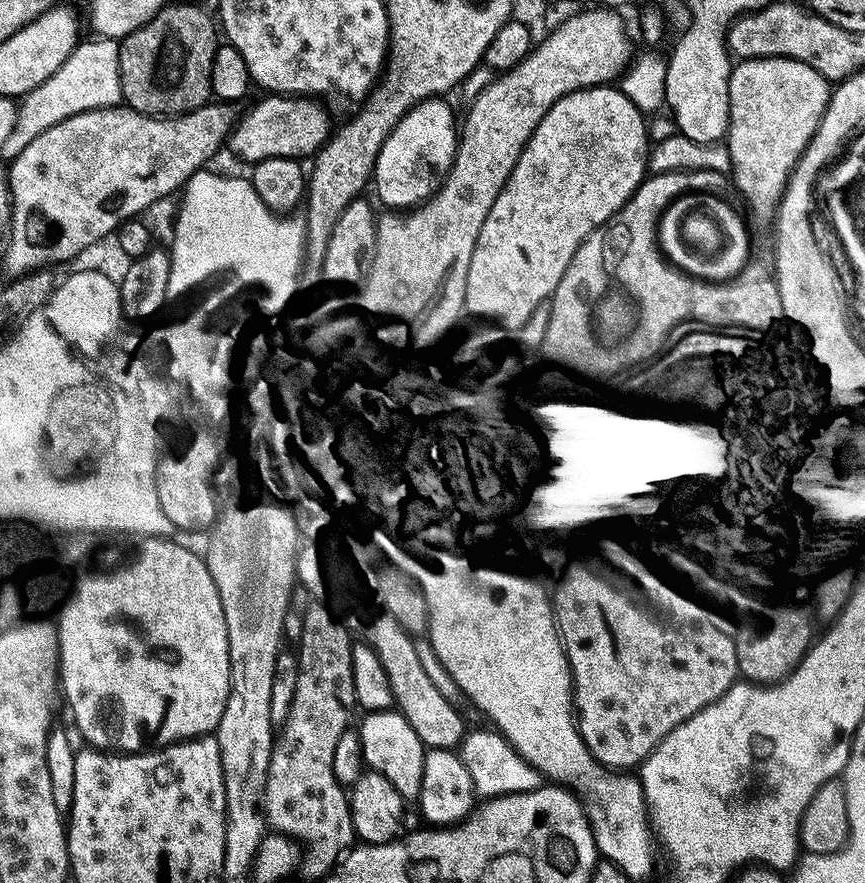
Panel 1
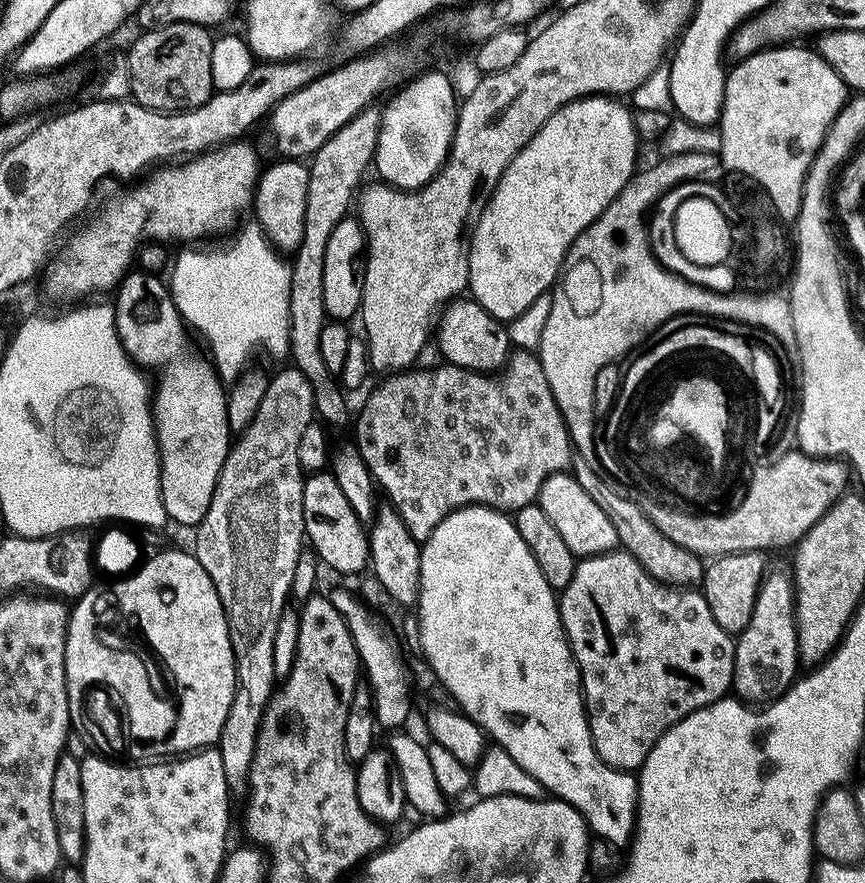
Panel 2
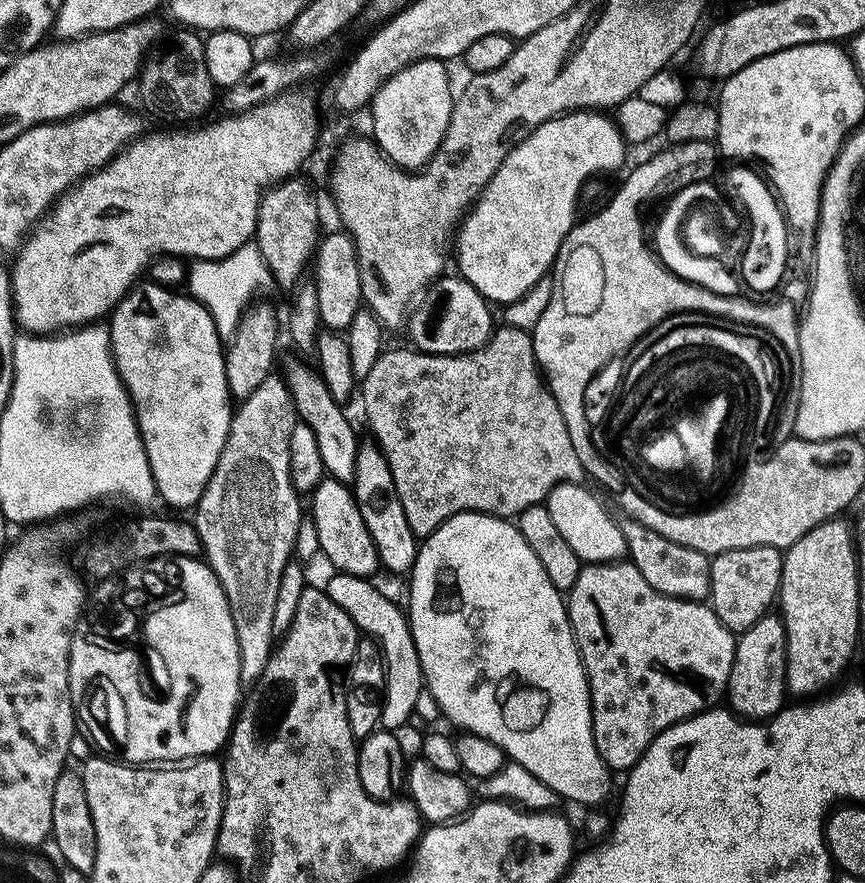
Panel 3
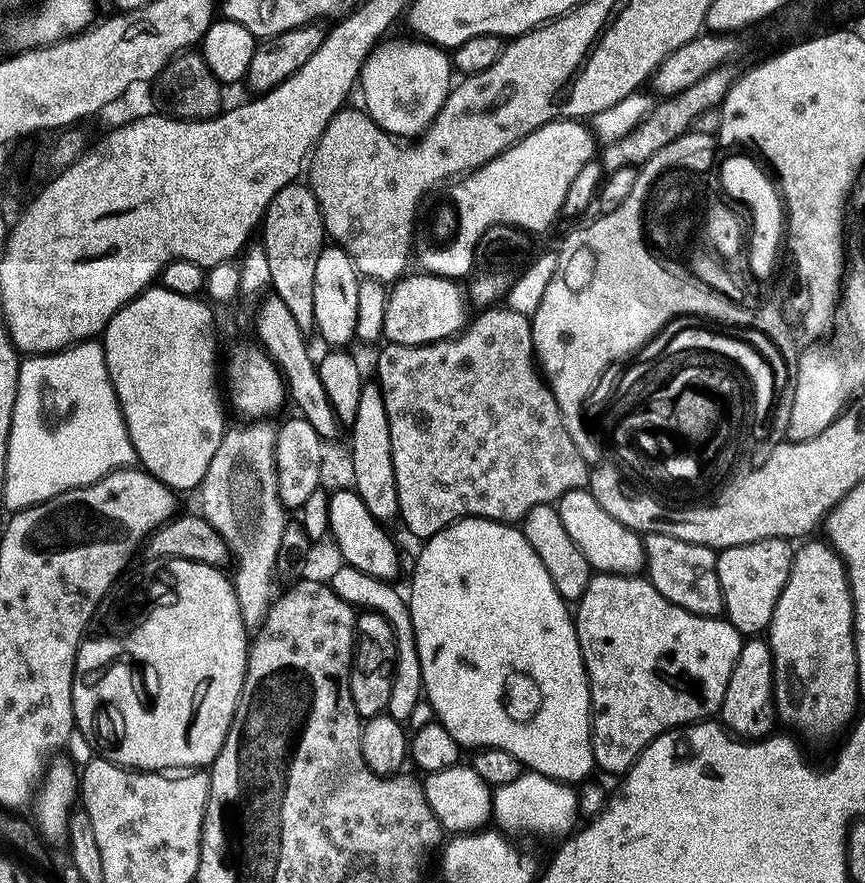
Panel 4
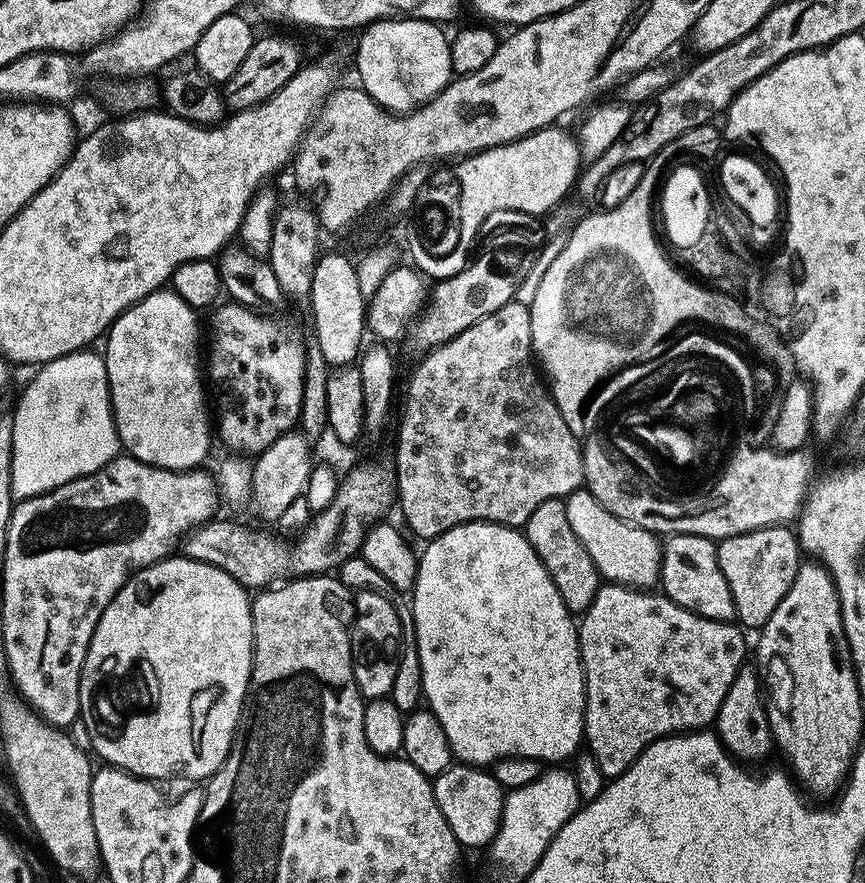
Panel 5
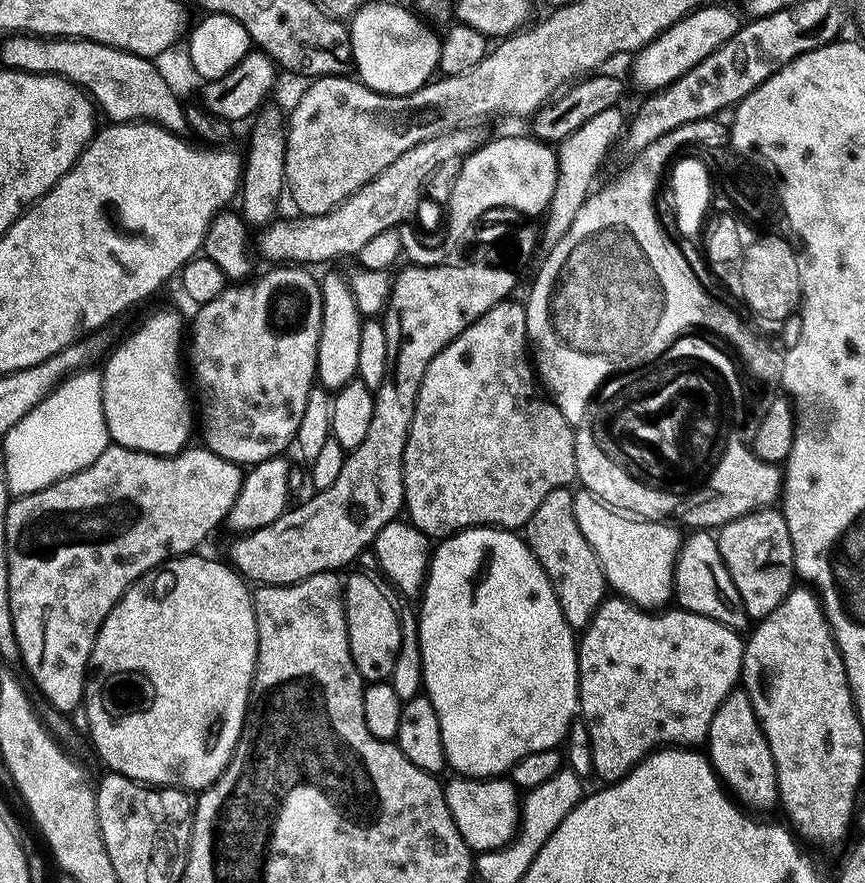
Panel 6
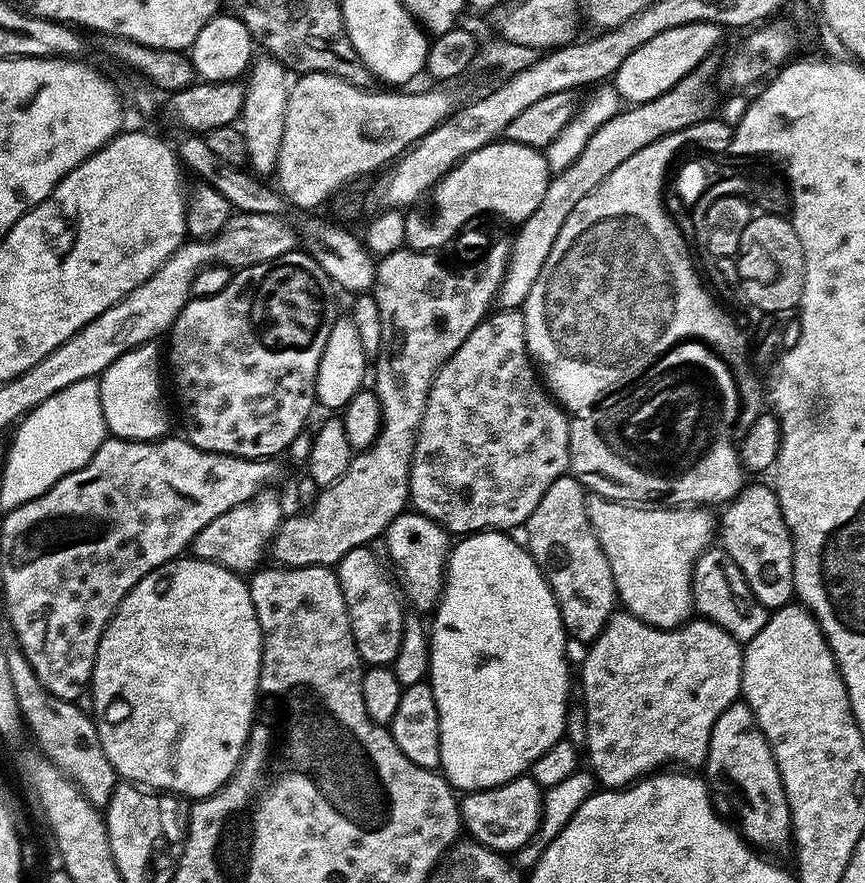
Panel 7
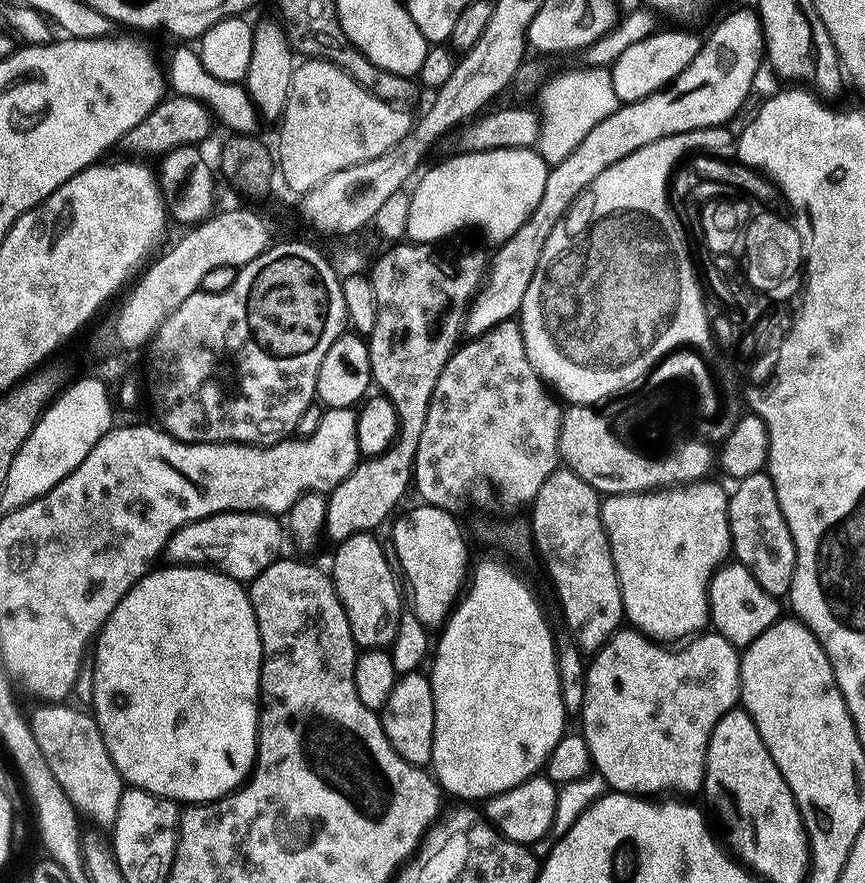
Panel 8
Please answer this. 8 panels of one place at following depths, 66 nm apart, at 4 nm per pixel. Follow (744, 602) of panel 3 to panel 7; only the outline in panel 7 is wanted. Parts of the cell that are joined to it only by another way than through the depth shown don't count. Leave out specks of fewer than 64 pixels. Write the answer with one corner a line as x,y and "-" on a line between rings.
749,483
723,512
724,517
721,515
718,520
719,543
730,554
730,558
734,558
738,570
742,570
754,598
758,598
758,602
762,602
762,606
769,610
793,603
796,579
792,561
792,535
786,526
775,487

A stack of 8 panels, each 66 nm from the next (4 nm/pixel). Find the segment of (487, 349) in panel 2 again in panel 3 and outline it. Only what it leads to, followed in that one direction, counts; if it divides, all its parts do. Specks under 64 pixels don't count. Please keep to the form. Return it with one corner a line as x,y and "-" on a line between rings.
461,276
443,277
429,291
436,314
430,324
429,316
417,311
411,315
406,332
409,332
411,345
422,353
432,356
461,356
464,353
474,353
485,348
496,329
496,322
491,312
489,301
476,287

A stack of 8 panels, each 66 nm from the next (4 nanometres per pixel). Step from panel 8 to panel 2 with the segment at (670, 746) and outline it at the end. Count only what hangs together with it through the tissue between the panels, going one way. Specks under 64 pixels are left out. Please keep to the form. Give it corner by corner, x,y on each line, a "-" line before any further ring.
629,552
589,556
576,566
574,582
559,597
564,635
580,668
590,734
604,764
639,773
658,742
678,722
732,692
736,640
714,622
703,591
659,584

